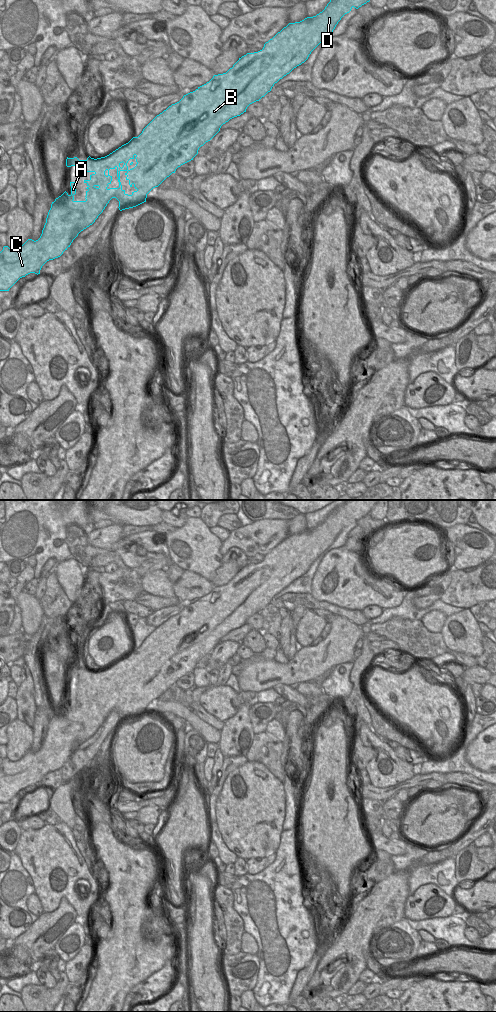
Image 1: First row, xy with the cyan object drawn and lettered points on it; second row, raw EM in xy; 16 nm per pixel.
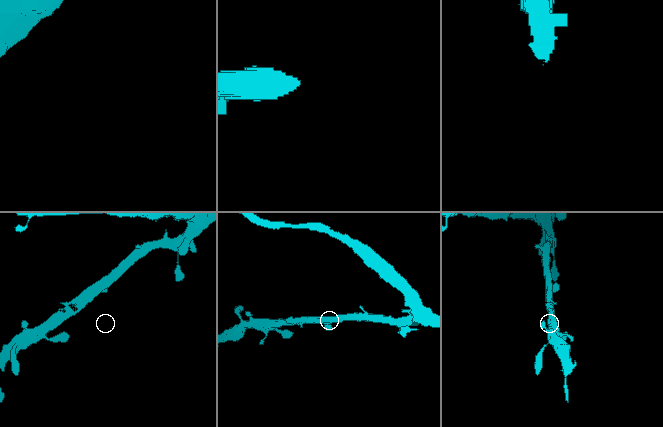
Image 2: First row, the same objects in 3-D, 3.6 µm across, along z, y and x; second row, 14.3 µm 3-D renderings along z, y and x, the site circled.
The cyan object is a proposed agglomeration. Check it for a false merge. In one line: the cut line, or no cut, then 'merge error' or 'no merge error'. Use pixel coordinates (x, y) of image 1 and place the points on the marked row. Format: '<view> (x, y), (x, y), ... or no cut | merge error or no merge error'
no cut | no merge error

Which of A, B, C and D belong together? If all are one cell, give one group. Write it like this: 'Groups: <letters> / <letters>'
Groups: A B C D

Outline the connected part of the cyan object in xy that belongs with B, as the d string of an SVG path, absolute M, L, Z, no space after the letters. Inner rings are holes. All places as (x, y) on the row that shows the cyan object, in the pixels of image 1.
M330 0L325 9L313 17L307 17L300 22L289 23L280 32L278 32L272 39L264 44L262 50L254 53L247 53L239 58L239 60L226 73L214 75L213 78L206 84L198 87L195 91L183 96L183 98L169 106L162 113L157 115L142 131L138 137L133 137L128 143L122 145L109 155L101 158L91 158L86 160L79 160L77 157L66 159L66 166L77 166L78 170L83 172L92 172L89 180L84 180L87 184L86 200L75 201L76 182L70 182L71 194L66 191L55 199L51 204L48 212L46 223L42 230L40 238L36 241L28 239L20 248L16 250L4 246L0 252L0 291L9 291L9 289L22 277L30 273L40 274L42 266L49 260L60 257L68 247L70 247L73 240L78 234L92 225L98 216L103 212L107 204L112 198L119 201L119 210L125 210L136 207L146 202L147 194L155 187L158 187L167 177L175 173L176 169L181 165L193 160L198 154L198 150L206 142L210 141L219 131L223 124L230 119L240 116L246 112L247 107L259 101L268 92L271 91L275 83L277 83L284 76L289 74L294 68L304 63L311 52L335 29L341 18L349 13L354 7L358 9L370 0ZM130 159L136 159L136 166L128 169L127 163ZM110 169L117 169L117 177L119 182L118 188L107 187L111 184L112 176L109 175ZM125 171L126 180L129 181L130 187L134 186L135 191L131 195L125 193L120 182L120 172Z

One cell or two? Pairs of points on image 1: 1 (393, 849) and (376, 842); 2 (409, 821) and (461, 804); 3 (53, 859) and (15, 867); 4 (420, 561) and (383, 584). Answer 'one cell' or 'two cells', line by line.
1: one cell
2: one cell
3: two cells
4: two cells

